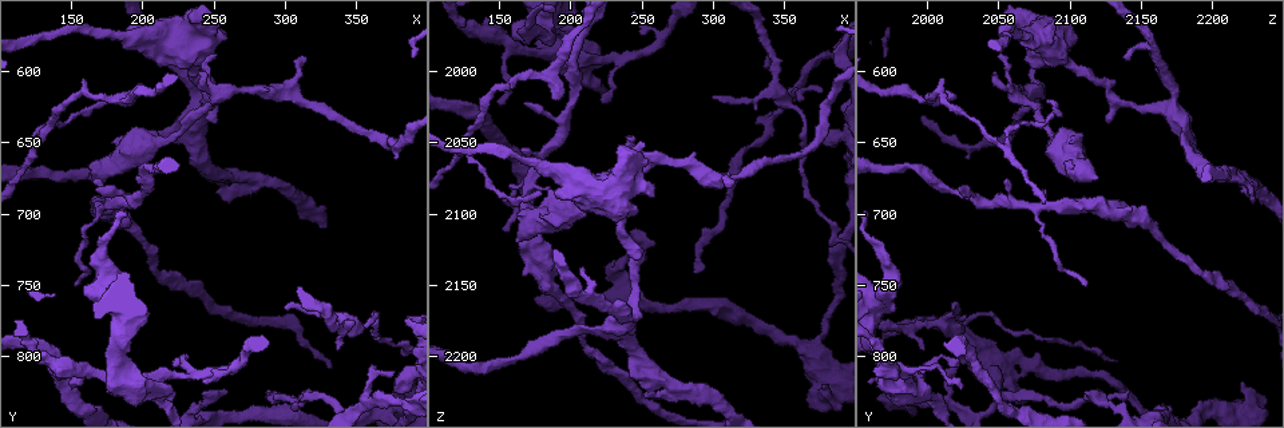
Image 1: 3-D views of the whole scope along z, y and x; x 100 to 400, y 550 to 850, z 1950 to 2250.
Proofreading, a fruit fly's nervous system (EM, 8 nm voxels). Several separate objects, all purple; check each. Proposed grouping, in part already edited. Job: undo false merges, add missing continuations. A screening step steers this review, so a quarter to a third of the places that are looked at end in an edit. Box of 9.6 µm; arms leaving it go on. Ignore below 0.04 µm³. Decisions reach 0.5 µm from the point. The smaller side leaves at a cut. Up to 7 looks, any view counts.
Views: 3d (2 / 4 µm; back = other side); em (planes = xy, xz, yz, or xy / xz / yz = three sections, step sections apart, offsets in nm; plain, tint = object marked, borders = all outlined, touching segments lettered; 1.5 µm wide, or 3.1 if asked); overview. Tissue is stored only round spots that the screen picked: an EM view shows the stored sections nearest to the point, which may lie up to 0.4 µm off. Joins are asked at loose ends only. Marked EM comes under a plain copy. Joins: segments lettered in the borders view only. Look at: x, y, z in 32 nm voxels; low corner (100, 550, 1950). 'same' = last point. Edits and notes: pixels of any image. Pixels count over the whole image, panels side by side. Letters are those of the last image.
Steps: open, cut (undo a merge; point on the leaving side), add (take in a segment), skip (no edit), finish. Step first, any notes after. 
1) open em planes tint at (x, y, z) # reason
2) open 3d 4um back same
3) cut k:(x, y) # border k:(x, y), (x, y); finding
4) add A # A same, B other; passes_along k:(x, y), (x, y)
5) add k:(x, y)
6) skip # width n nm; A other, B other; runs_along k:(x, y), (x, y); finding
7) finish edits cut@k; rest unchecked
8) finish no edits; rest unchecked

open 3d 2um at (364, 770, 2040) # sharp bend

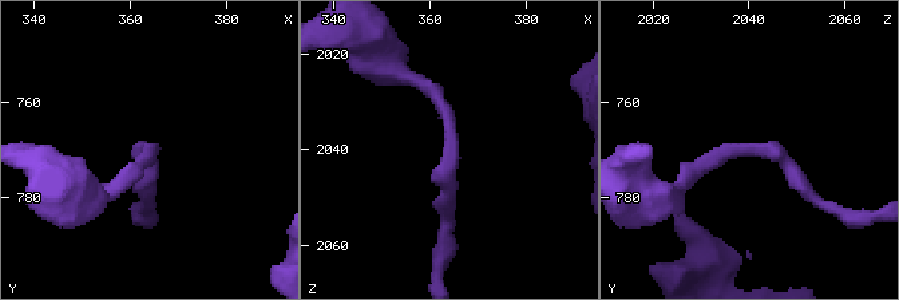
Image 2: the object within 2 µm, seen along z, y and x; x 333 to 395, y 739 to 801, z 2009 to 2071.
open em 3.1um yz step 16 tint at (365, 770, 2040) # now the EM

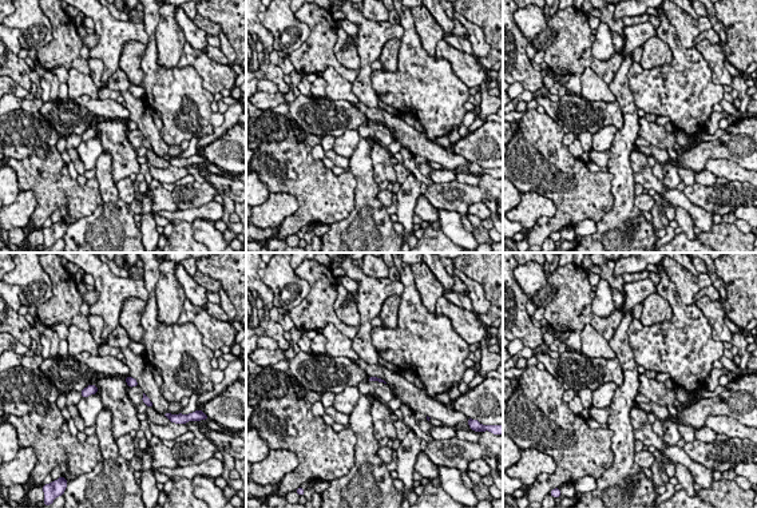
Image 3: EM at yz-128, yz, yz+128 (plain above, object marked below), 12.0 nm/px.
open em 3.1um planes borders same # cut it another way

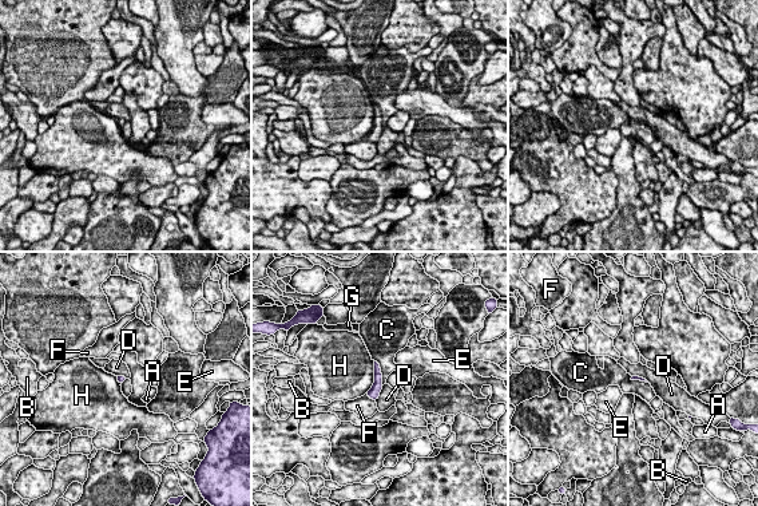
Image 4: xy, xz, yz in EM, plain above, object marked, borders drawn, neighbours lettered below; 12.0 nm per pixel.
skip # width 60 nm; A other, B other, C other, D other, E other, F other, G other, H other; border 4:(373, 359), (378, 364), (383, 384); continuous, no second neuron

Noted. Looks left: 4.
open 3d 4um at (254, 690, 2228) # free end

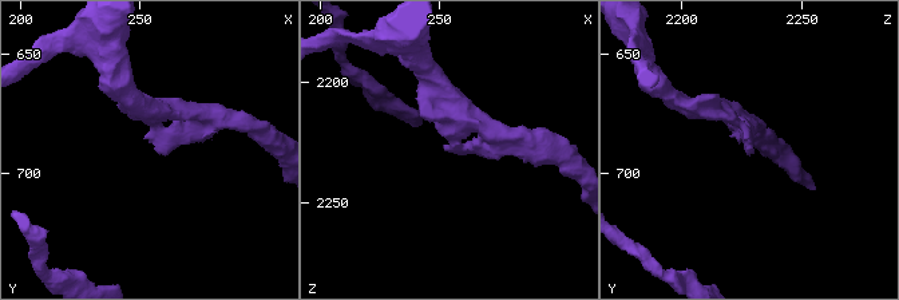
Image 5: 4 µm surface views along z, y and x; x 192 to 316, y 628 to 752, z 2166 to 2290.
open em xy step 8 borders at (256, 688, 2229) # need the tissue

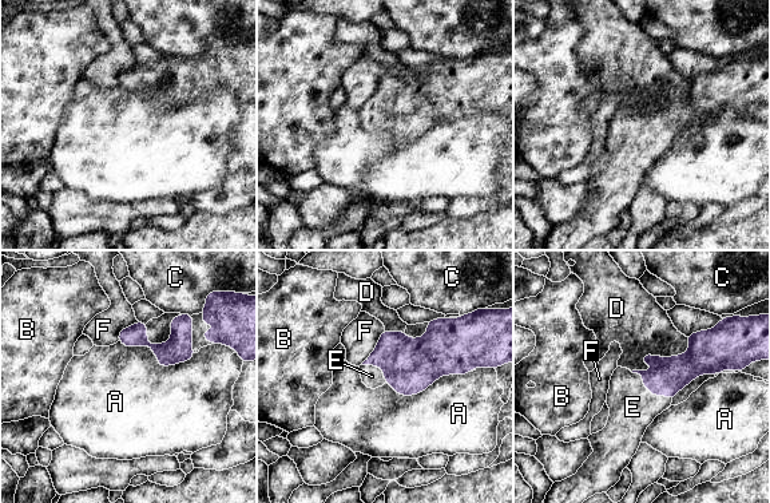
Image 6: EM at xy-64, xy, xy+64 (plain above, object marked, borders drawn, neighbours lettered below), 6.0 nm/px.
add E # longest_contact A 460 nm; A other, B other, C other, D other, E same, F other; passes_along 6:(671, 375), (649, 389), (632, 407); the neuron continues

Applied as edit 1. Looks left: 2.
finish edits add@6; rest unchecked

